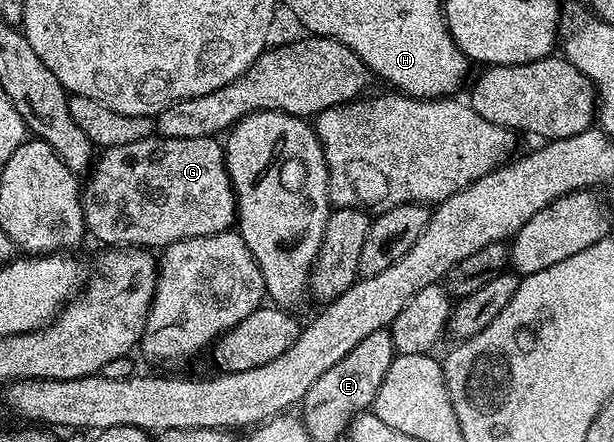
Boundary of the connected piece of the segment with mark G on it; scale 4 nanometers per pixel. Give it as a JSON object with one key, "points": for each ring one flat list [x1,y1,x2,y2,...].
{"points":[[153,135,142,139,138,143,122,143,122,147,110,147,103,150,95,158,90,169,88,185,83,186,80,202,84,212,84,227,89,234,92,233,101,241,104,247,139,247,149,251,163,250,164,246,172,245,176,241,181,241,187,237,201,237,202,235,214,235,215,233,227,233,237,224,236,219,236,196,232,190,232,180,228,174,228,169,224,166,224,147,216,137,203,137,202,139,170,139]]}

